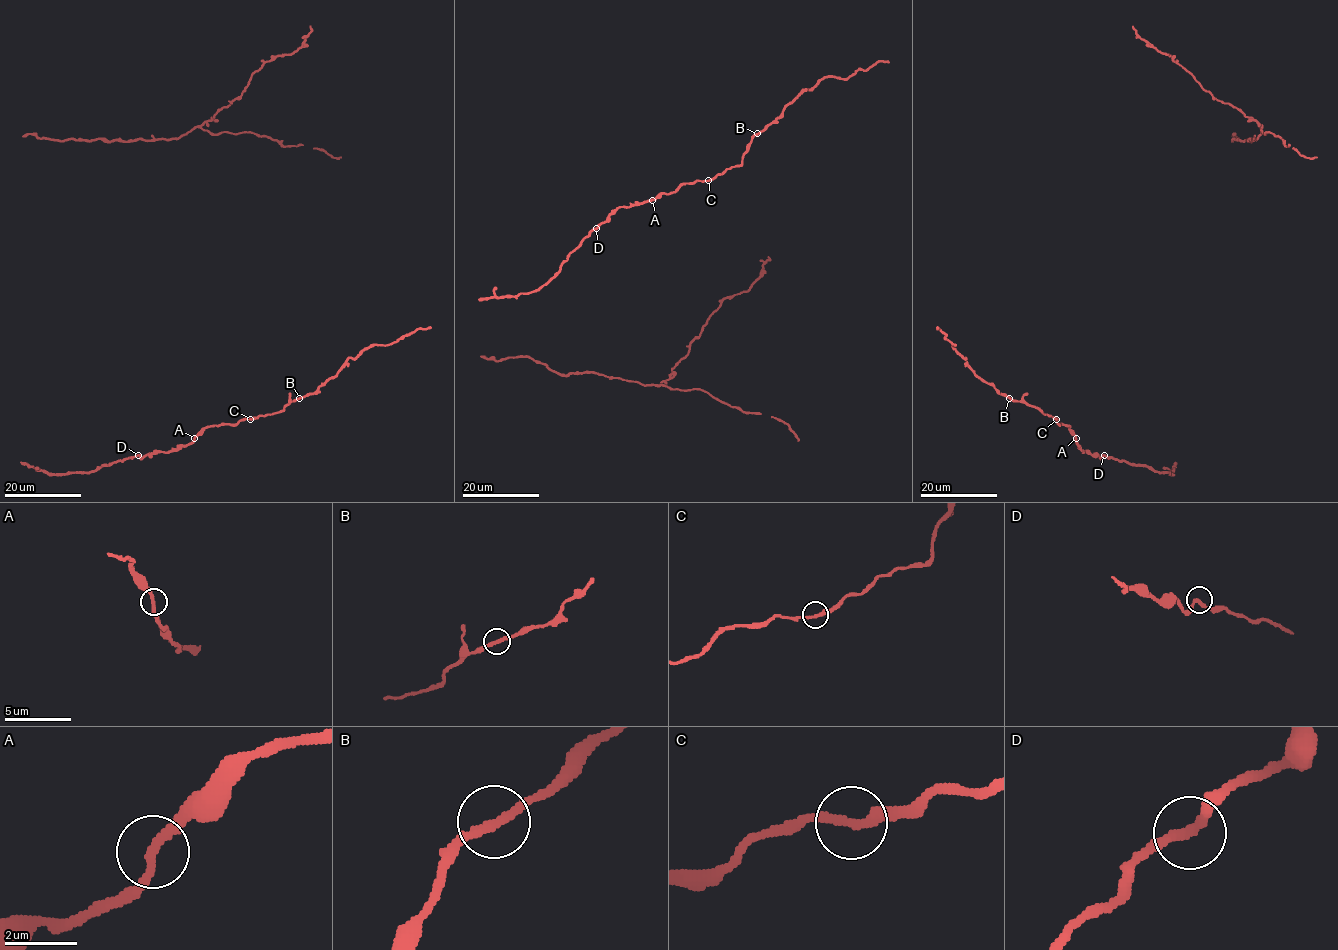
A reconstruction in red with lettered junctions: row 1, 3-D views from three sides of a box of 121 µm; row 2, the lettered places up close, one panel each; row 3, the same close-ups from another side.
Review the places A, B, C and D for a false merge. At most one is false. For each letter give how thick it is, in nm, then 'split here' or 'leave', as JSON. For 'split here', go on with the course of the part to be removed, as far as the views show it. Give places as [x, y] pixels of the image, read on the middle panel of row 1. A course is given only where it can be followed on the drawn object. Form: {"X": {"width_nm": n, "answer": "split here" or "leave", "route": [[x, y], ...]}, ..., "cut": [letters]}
{"A": {"width_nm": 260, "answer": "leave"}, "B": {"width_nm": 240, "answer": "leave"}, "C": {"width_nm": 260, "answer": "leave"}, "D": {"width_nm": 240, "answer": "leave"}, "cut": []}

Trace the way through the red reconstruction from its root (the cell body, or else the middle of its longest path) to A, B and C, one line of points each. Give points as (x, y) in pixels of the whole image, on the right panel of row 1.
A: (1172, 474), (1087, 454), (1080, 449), (1075, 438)
B: (1172, 474), (1087, 454), (1080, 449), (1069, 426), (1059, 425), (1056, 419), (1039, 408), (1010, 398)
C: (1172, 474), (1087, 454), (1080, 449), (1070, 427), (1059, 425), (1056, 419)

